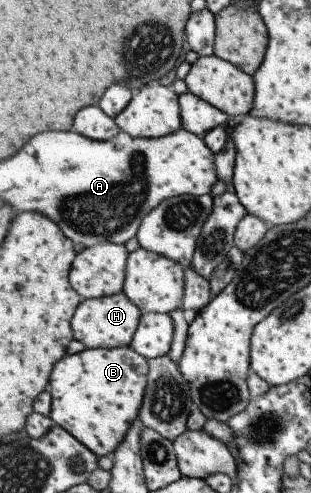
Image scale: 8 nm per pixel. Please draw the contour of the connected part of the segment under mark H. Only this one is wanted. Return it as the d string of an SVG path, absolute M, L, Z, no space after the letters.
M124 291L101 298L84 299L72 320L75 339L87 348L121 348L130 346L144 313Z

